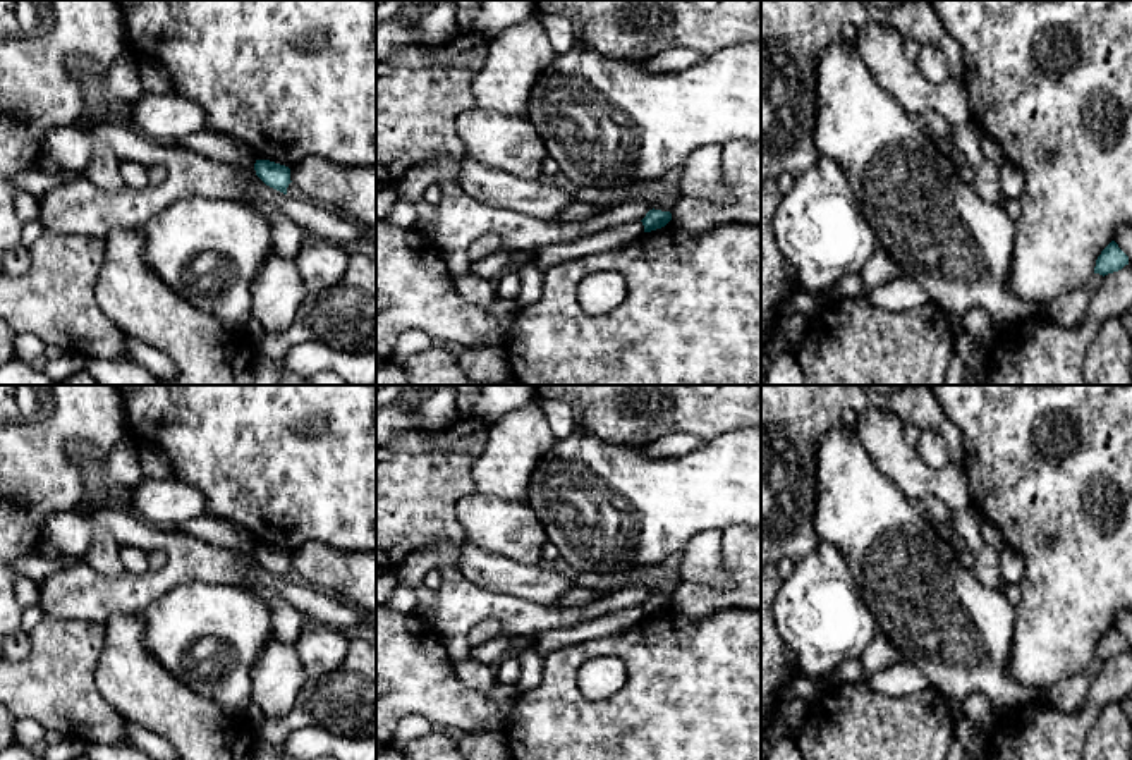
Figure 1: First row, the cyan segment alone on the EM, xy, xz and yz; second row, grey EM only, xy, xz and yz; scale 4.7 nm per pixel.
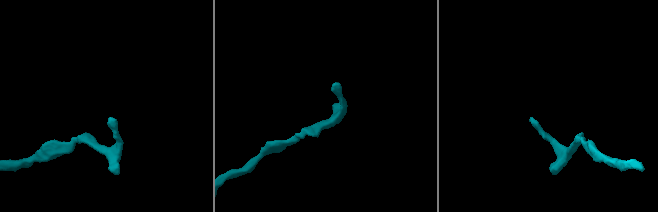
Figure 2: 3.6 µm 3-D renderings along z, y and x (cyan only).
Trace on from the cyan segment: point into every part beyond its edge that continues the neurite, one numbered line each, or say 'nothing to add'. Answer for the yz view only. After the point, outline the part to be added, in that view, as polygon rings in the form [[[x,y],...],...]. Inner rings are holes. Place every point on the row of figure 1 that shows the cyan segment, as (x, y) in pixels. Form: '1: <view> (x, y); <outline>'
nothing to add

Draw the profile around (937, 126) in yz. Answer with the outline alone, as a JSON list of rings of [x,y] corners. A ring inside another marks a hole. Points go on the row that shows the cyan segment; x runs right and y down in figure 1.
[[[929,110],[922,115],[924,129],[933,139],[950,138],[953,132],[953,126],[938,112]]]

